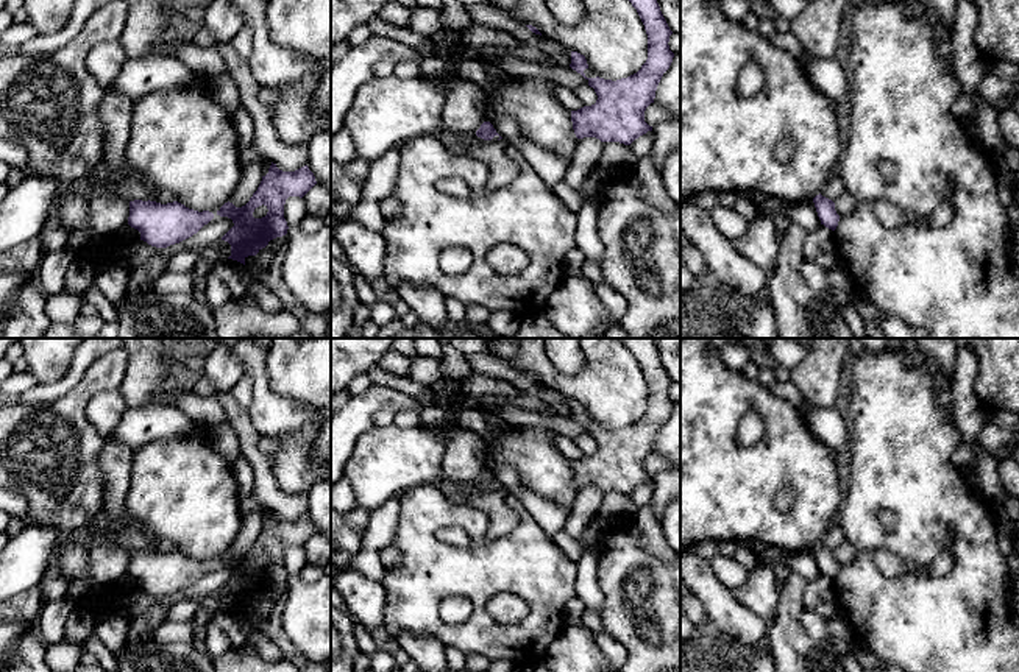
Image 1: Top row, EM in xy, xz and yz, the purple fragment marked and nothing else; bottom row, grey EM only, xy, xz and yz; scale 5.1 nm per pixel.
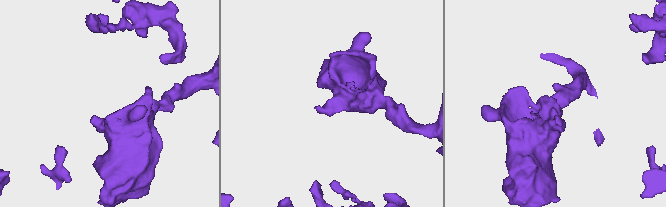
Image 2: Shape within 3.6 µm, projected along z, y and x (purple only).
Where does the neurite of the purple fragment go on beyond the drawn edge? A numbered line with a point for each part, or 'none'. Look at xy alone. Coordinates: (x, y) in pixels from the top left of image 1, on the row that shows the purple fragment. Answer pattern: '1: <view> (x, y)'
1: xy (50, 105)

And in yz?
1: yz (834, 187)

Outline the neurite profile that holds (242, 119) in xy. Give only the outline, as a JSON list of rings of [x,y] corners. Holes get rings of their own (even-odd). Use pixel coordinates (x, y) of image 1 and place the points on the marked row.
[[[240,106],[233,114],[233,122],[237,133],[239,156],[242,162],[257,162],[262,170],[262,176],[265,176],[272,162],[262,157],[254,147],[254,126],[251,114]]]

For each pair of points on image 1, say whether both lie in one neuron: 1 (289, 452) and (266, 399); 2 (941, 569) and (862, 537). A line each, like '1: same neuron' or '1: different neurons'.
1: same neuron
2: different neurons

